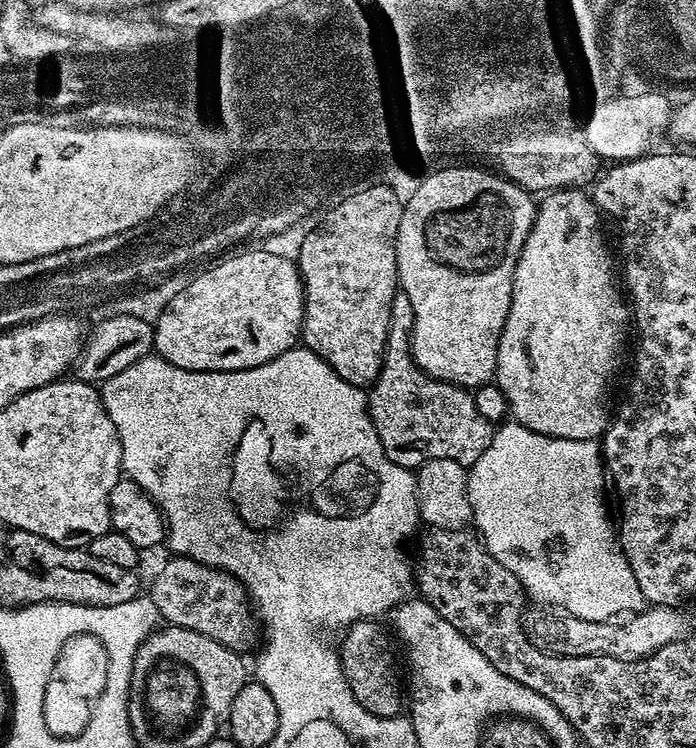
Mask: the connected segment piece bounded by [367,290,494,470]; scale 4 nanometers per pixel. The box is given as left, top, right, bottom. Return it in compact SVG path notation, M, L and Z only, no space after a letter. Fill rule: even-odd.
M397 291L392 303L392 325L388 331L388 341L384 347L384 365L380 377L371 385L368 397L368 416L374 422L374 430L382 442L382 450L386 450L386 458L398 466L416 470L430 459L453 459L465 466L471 466L482 458L484 451L490 446L494 425L482 414L478 414L478 406L474 406L472 392L461 388L458 384L447 384L445 380L435 380L428 376L416 364L412 356L412 323L414 310L410 306L410 298L404 291Z

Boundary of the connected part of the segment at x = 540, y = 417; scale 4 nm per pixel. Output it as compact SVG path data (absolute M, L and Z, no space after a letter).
M576 186L553 190L539 201L532 228L528 232L528 237L516 263L512 279L512 301L504 329L500 335L494 383L499 386L506 398L511 419L515 423L526 426L532 432L550 436L554 440L596 440L603 437L604 429L610 423L609 417L607 415L604 417L604 391L608 388L608 379L615 374L616 367L620 364L620 351L624 348L624 335L630 332L630 308L622 292L622 297L620 297L620 292L616 289L618 276L617 273L616 276L612 273L612 256L608 253L607 246L604 245L604 232L600 229L600 219L602 219L602 213L596 207L595 200L587 191L584 192Z

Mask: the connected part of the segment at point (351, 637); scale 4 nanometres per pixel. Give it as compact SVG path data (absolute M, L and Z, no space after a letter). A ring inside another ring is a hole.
M375 619L360 620L346 629L338 644L340 663L344 665L344 678L354 698L358 698L363 708L375 716L399 716L406 700L400 697L400 676L396 673L396 660L392 657L388 636L376 624Z

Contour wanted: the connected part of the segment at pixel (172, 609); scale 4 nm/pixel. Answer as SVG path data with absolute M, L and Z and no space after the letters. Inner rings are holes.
M173 555L171 559L157 570L156 577L152 580L150 599L158 610L160 620L173 628L194 630L198 634L202 634L222 646L233 648L241 654L247 653L247 648L256 640L256 624L258 628L258 620L254 615L247 587L240 583L238 577L230 575L222 568L211 568L209 564L191 560L189 556Z

